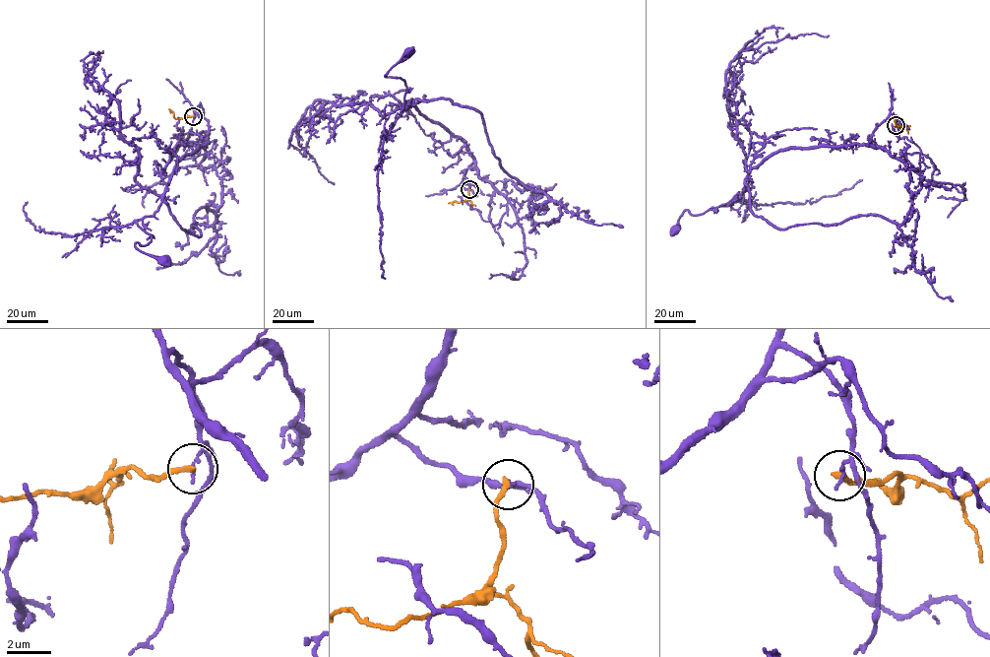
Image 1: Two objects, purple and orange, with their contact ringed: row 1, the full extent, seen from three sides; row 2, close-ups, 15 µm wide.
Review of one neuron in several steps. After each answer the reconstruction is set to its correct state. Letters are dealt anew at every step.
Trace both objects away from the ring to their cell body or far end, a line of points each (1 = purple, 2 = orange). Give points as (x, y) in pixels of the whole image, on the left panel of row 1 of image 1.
1: (193, 116), (191, 105), (208, 140), (177, 161), (159, 207), (137, 222), (152, 236), (136, 247), (163, 260)
2: (193, 116), (176, 119), (168, 109)

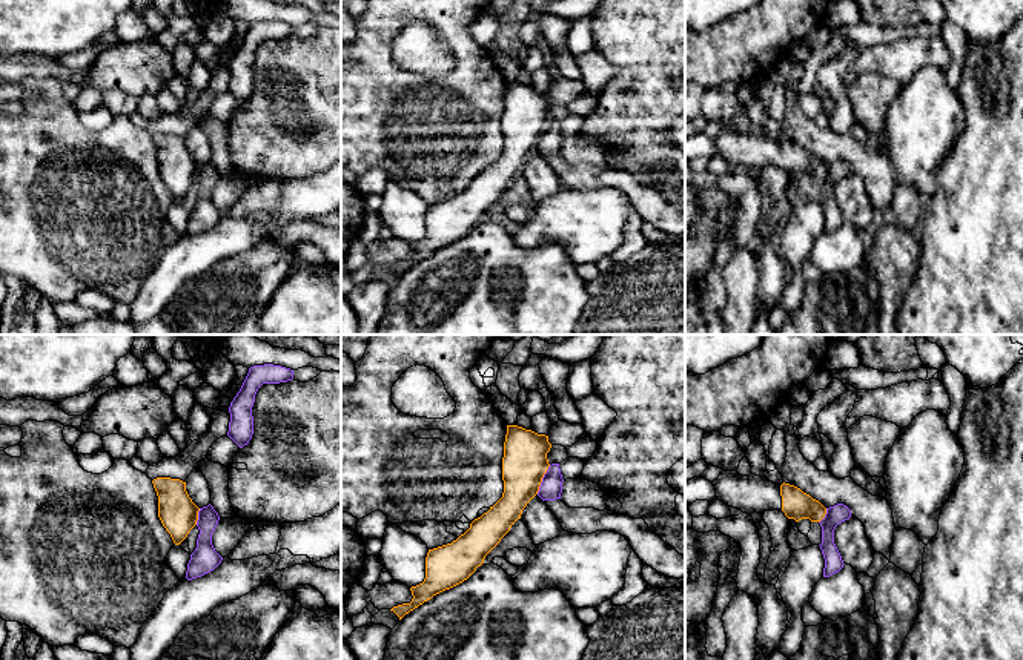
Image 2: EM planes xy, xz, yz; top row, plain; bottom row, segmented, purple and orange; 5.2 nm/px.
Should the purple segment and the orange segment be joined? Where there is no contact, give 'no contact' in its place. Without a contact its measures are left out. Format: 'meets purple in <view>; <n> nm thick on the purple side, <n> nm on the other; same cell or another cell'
meets purple in xz; 120 nm thick on the purple side, 240 nm on the other; another cell

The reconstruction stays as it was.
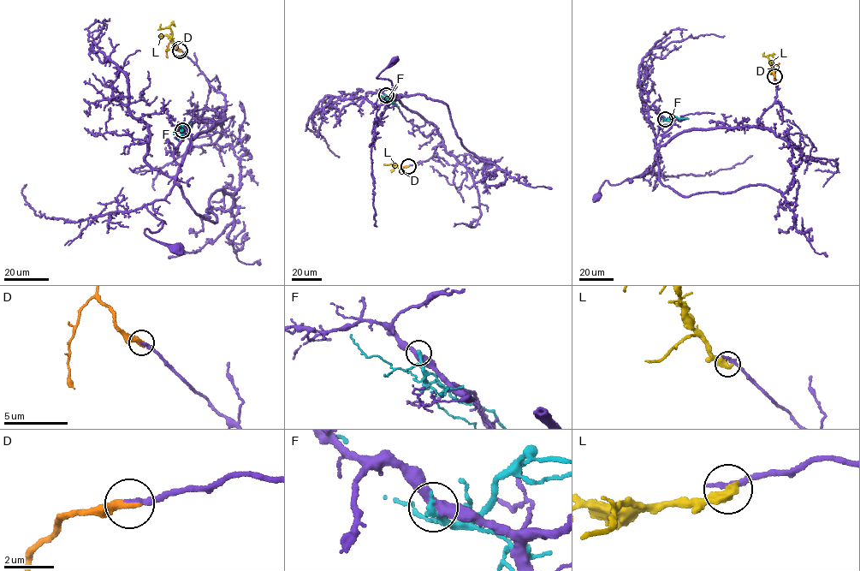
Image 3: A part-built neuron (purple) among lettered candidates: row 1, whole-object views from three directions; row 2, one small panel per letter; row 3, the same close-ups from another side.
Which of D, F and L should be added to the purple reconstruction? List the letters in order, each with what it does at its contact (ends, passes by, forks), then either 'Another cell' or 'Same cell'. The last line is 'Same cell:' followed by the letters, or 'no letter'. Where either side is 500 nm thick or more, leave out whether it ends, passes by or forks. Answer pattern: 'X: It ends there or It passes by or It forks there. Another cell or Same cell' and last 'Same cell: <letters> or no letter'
D: It ends there. Same cell
F: It ends there. Another cell
L: Another cell
Same cell: D

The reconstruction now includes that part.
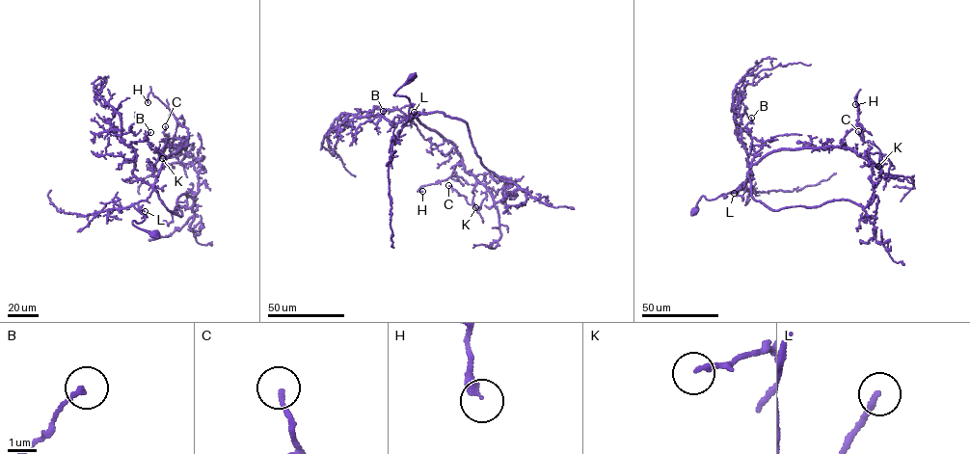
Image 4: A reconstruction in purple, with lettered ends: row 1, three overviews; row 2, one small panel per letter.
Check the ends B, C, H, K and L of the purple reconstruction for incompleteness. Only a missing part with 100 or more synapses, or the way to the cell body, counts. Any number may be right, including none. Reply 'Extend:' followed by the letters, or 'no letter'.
Extend: no letter

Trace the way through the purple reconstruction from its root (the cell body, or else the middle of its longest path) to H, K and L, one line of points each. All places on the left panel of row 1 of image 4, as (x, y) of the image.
H: (153, 233), (132, 224), (145, 217), (134, 204), (149, 196), (188, 132), (150, 92), (148, 102)
K: (153, 233), (132, 224), (145, 217), (134, 204), (149, 196), (165, 159), (186, 142), (184, 154), (162, 158)
L: (153, 233), (132, 223), (142, 222), (145, 217), (135, 208), (134, 203), (145, 211)

